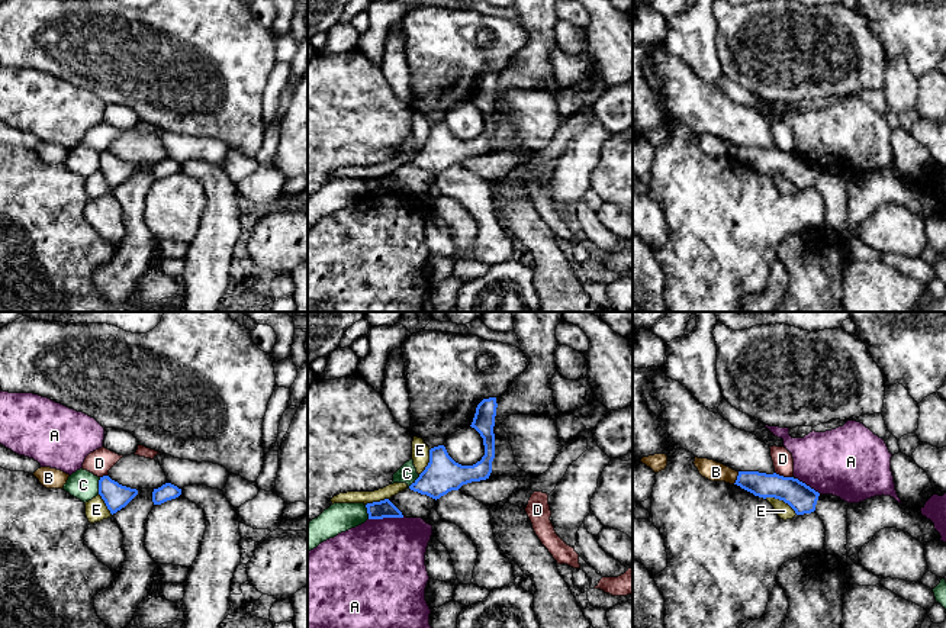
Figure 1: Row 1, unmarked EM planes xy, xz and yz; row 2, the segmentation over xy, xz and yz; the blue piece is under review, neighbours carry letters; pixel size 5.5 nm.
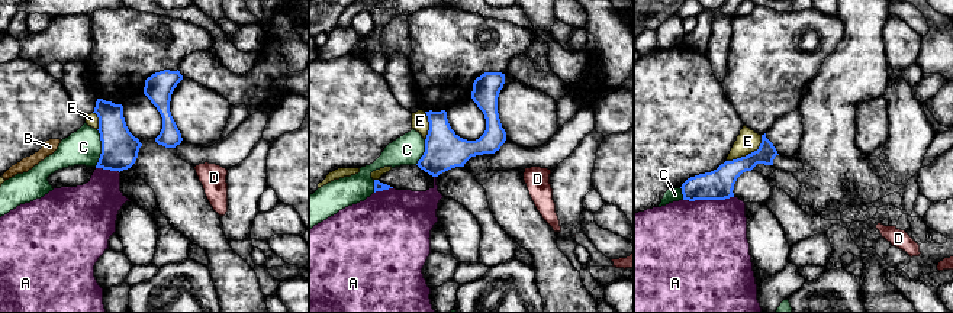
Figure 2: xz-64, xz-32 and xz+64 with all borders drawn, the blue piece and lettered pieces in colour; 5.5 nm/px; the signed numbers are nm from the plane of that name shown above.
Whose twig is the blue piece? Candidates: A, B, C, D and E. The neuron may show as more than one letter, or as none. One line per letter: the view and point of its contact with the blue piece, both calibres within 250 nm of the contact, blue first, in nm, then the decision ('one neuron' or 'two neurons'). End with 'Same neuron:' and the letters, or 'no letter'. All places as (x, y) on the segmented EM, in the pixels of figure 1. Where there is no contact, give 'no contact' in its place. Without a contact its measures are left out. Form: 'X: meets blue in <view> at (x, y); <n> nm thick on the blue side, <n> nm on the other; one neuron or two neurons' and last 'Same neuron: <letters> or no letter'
A: meets blue in xz at (386, 517); 100 nm thick on the blue side, 480 nm on the other; one neuron
B: meets blue in yz at (737, 477); 140 nm thick on the blue side, 110 nm on the other; two neurons
C: meets blue in xy at (99, 486); 140 nm thick on the blue side, 160 nm on the other; two neurons
D: meets blue in yz at (782, 476); 160 nm thick on the blue side, 110 nm on the other; two neurons
E: meets blue in yz at (781, 499); 160 nm thick on the blue side, 90 nm on the other; two neurons
Same neuron: A

